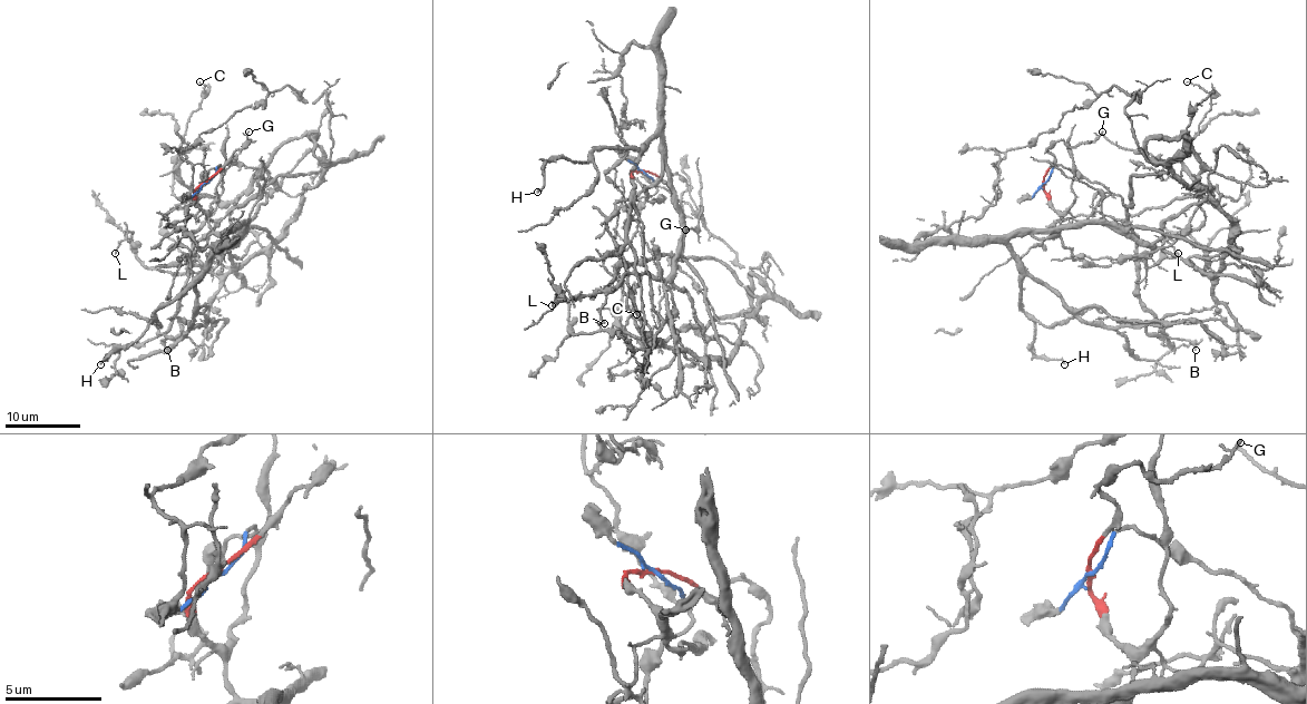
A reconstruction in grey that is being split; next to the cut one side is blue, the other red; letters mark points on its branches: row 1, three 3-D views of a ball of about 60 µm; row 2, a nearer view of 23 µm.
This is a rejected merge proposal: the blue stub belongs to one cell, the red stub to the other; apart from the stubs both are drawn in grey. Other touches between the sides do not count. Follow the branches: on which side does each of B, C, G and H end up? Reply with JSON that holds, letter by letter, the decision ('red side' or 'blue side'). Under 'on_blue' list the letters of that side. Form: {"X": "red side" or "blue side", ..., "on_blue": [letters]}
{"B": "red side", "C": "blue side", "G": "red side", "H": "red side", "on_blue": ["C"]}

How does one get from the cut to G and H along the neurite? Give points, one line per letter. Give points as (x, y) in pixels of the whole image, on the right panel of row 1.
G: (1044, 182), (1044, 175), (1053, 162), (1047, 150), (1056, 140), (1078, 146), (1091, 143), (1102, 132)
H: (1044, 182), (1061, 227), (1047, 238), (1015, 235), (1010, 250), (1034, 326), (1031, 349), (1064, 364)

